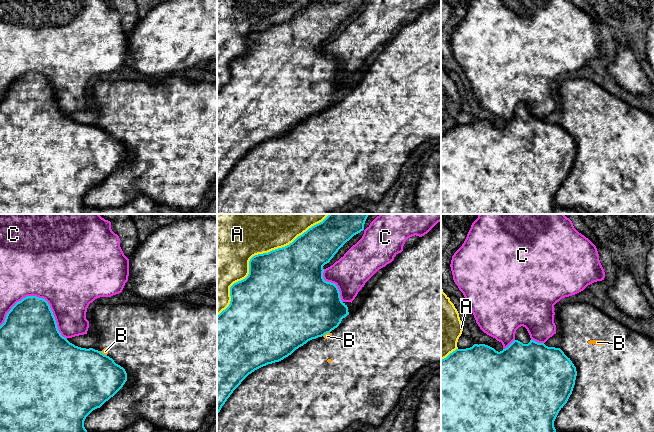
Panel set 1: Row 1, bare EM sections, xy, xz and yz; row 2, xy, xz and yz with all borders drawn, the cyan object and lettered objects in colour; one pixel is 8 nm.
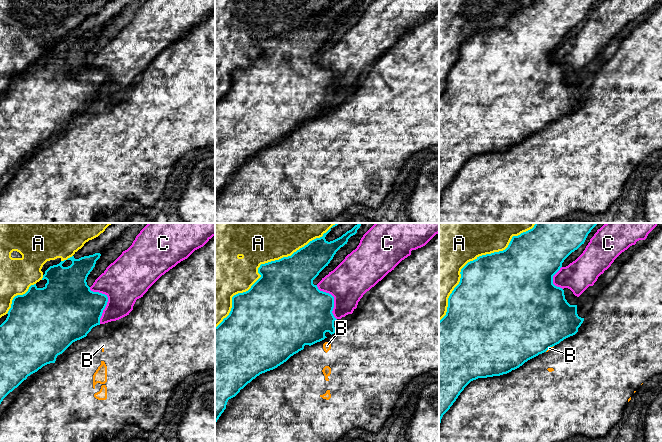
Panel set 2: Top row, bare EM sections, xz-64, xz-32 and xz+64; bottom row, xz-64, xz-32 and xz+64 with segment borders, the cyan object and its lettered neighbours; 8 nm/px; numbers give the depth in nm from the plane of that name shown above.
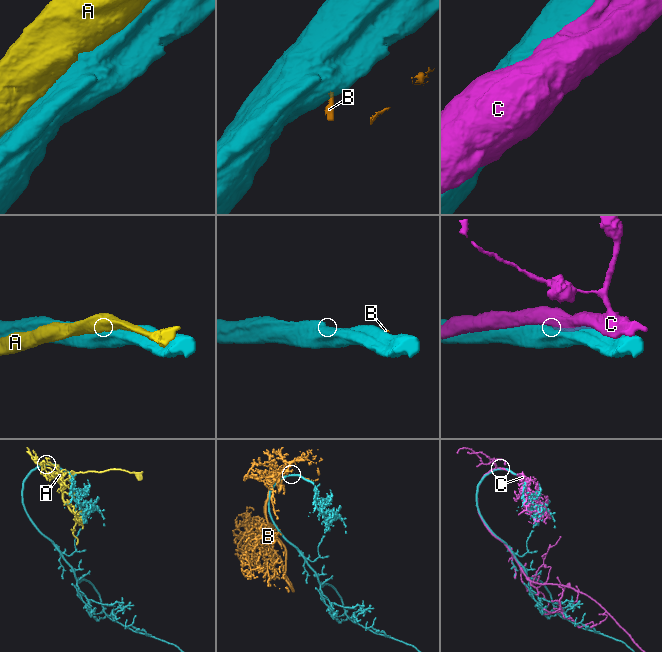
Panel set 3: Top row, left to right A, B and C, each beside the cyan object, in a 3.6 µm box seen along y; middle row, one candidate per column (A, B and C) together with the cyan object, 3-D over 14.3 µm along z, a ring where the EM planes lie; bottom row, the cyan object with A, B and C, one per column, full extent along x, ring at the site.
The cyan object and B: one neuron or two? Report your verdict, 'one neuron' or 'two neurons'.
two neurons

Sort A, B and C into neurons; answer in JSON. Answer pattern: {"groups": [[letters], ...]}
{"groups": [["A"], ["B"], ["C"]]}

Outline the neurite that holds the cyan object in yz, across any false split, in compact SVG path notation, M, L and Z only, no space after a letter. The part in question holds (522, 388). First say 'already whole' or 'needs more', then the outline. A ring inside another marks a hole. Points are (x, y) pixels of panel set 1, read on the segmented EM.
already whole | M514 340L498 352L485 344L456 349L441 360L441 432L556 432L554 421L572 394L576 367L560 348Z

